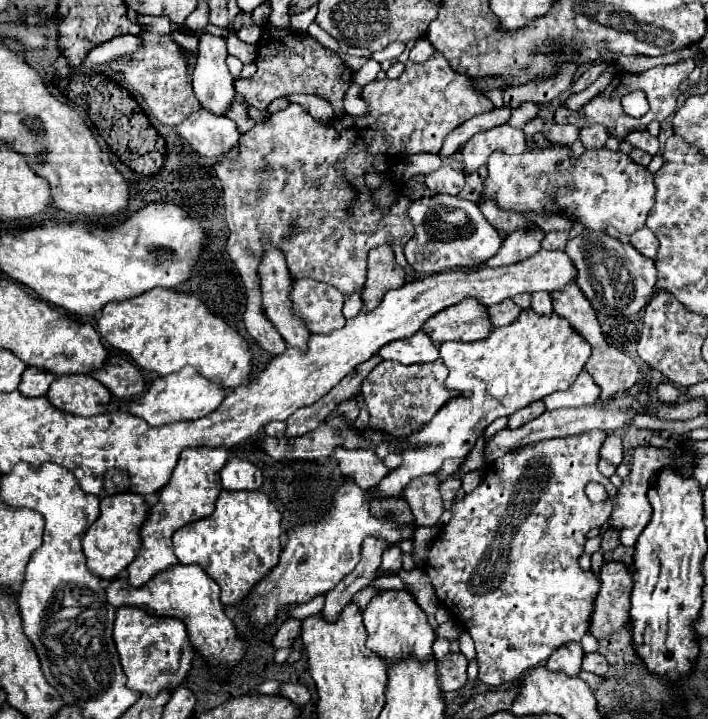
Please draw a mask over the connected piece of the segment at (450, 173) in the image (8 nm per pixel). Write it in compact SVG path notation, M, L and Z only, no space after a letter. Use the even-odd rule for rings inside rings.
M444 163L438 171L432 171L432 173L424 175L424 183L434 193L458 195L464 189L464 173L452 169L448 163Z

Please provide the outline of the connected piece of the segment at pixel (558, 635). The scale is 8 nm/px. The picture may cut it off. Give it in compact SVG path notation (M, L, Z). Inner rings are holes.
M586 431L574 437L526 445L520 451L500 457L472 493L452 503L452 519L432 543L426 573L432 579L438 601L456 613L456 619L472 635L480 665L478 679L486 685L496 687L518 679L526 669L546 661L562 643L580 641L588 631L600 579L590 571L582 571L578 557L584 553L586 533L608 521L612 495L616 495L616 487L596 467L604 439L604 431ZM590 481L604 485L610 499L592 503L584 493Z

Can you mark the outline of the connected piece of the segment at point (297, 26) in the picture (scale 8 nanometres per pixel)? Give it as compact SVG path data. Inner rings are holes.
M318 4L313 5L307 11L290 18L291 27L298 32L306 32L308 26L315 20L318 13Z

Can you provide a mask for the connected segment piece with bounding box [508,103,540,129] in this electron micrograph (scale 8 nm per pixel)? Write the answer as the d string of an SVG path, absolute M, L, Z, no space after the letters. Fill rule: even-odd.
M526 103L526 105L520 105L518 109L514 109L514 111L512 111L512 117L510 117L508 125L522 129L522 127L524 127L524 125L532 119L532 117L536 117L536 115L538 115L538 111L540 111L540 107L538 107L536 103Z

